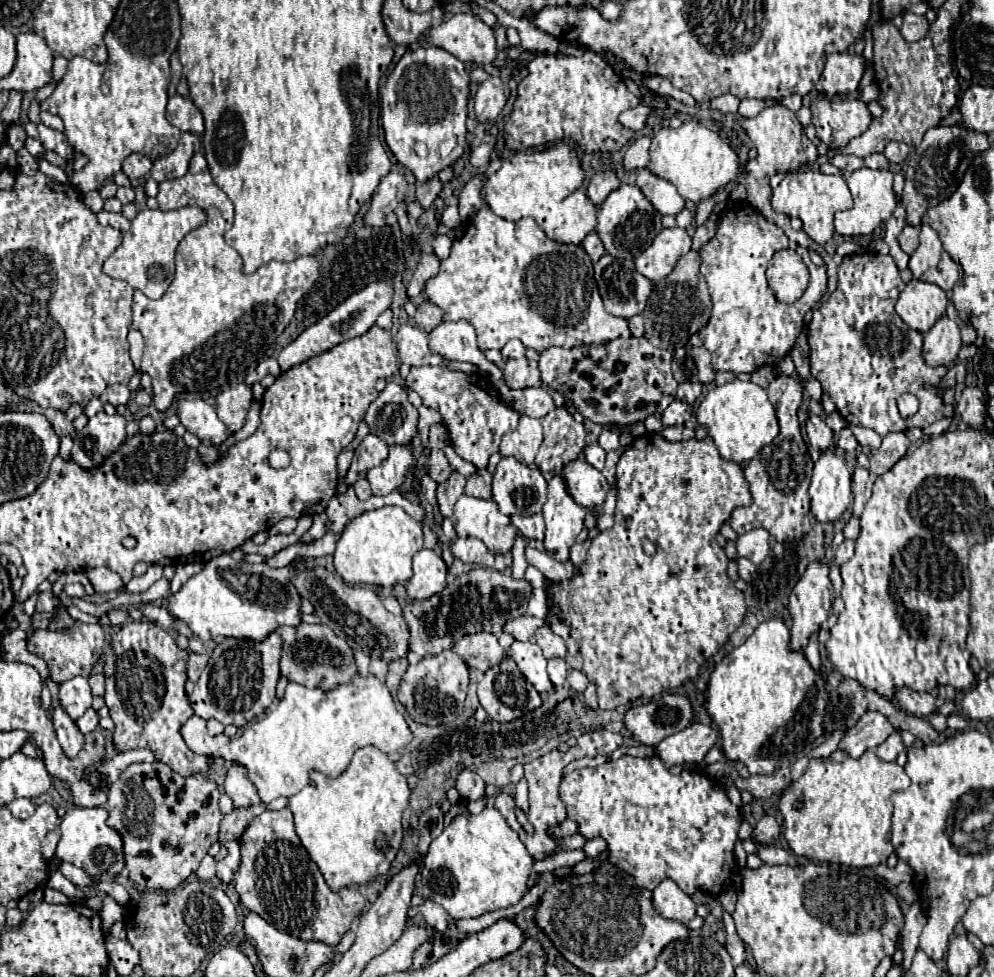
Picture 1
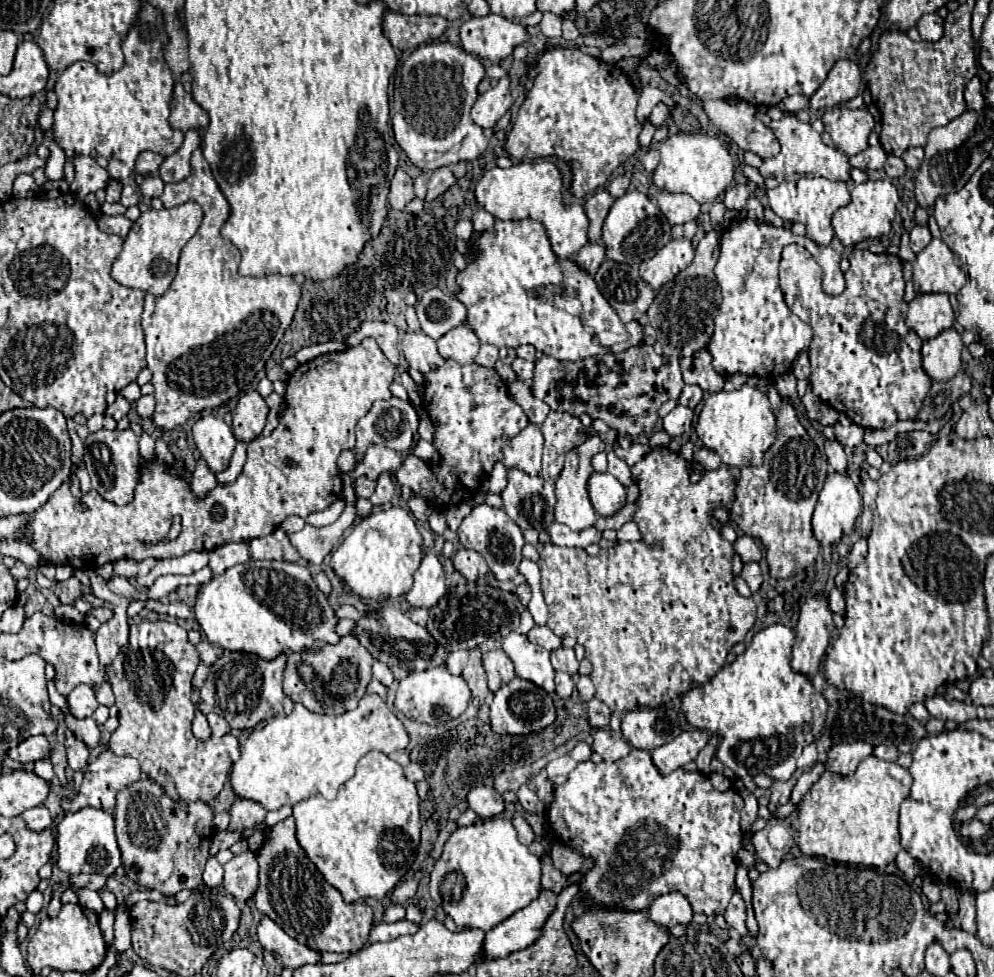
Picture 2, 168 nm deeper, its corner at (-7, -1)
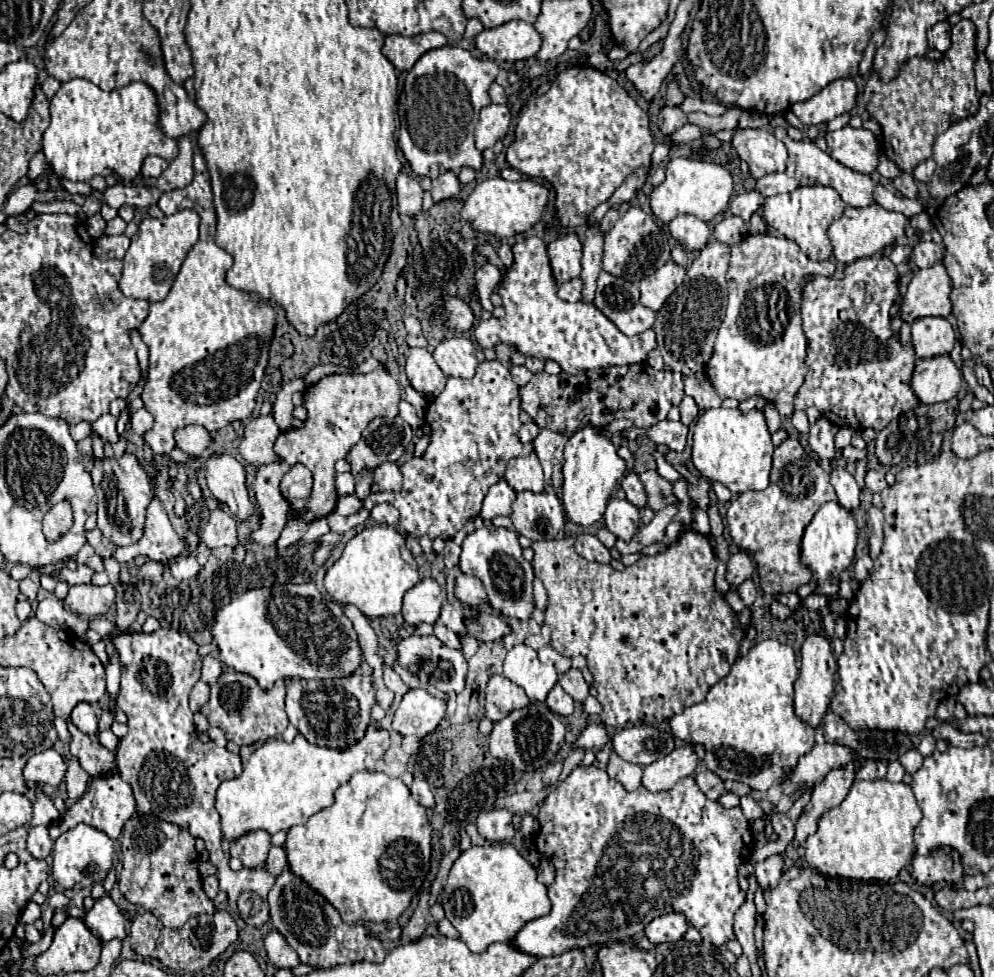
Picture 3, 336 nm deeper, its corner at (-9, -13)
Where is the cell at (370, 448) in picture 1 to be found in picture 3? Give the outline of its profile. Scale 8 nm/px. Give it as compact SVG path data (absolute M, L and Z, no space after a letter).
M385 462L375 468L371 492L383 492L383 490L387 490L387 492L401 490L401 472L399 472L397 464L393 464L393 462Z

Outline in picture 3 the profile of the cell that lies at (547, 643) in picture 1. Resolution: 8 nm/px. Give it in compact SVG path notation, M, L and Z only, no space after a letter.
M571 668L569 672L561 674L561 676L559 676L559 684L561 684L563 690L565 690L567 694L571 694L573 700L577 700L577 702L583 702L583 700L589 696L589 684L585 682L581 670L577 670L577 668Z

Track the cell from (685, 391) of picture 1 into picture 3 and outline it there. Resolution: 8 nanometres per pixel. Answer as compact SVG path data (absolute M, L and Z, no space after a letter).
M691 396L683 398L683 402L679 404L679 410L681 410L681 422L687 424L687 426L693 424L695 418L699 416L699 406L697 406L697 402Z

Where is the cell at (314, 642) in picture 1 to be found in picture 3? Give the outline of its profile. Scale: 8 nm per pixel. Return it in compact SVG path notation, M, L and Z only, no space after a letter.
M363 660L361 666L345 678L333 680L287 680L287 716L289 722L311 742L327 748L345 748L365 734L371 718L371 706L375 704L373 688L373 668Z

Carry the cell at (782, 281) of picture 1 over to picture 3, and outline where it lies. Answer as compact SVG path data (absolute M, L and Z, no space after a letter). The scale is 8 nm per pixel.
M883 254L881 258L863 258L849 264L851 274L843 280L809 276L801 290L801 320L803 332L809 340L807 352L807 376L795 396L795 408L807 410L815 406L829 422L837 426L849 426L855 430L873 428L881 432L893 418L909 408L919 406L919 398L911 388L911 376L915 368L915 350L911 344L901 344L891 328L891 306L899 298L899 274L895 264Z

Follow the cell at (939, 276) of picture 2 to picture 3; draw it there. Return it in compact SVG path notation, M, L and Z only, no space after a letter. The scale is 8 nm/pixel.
M941 260L935 262L931 268L915 272L905 294L901 318L907 322L913 322L921 316L947 318L953 310L951 290L953 282Z

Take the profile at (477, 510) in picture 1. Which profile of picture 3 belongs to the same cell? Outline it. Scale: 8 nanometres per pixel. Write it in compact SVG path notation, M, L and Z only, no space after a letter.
M483 526L467 534L461 548L463 548L461 562L459 562L461 572L469 572L483 582L491 606L505 616L527 620L533 612L533 568L523 558L517 532L509 528Z

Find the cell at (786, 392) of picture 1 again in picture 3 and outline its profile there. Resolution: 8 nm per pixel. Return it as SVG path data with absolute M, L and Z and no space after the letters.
M787 438L781 442L781 446L775 448L769 488L761 492L743 492L729 504L727 522L731 538L757 562L761 588L767 594L795 592L799 586L813 580L811 568L801 562L803 532L819 506L837 498L829 482L817 482L819 474L819 464L803 450L799 440Z

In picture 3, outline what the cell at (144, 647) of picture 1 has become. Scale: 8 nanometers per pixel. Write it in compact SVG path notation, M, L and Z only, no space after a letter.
M159 628L151 634L121 634L115 638L115 646L119 650L121 658L121 690L117 696L117 708L121 708L127 714L127 726L129 732L125 738L119 740L117 750L115 750L115 760L117 760L117 770L125 782L131 784L133 796L137 800L137 810L139 812L149 812L153 816L161 816L161 820L169 820L181 828L187 828L193 832L193 836L199 836L205 840L205 846L211 854L209 862L217 866L217 878L219 878L219 888L229 896L229 907L237 913L237 900L242 892L251 891L261 896L263 906L261 912L245 918L247 924L251 926L263 926L269 920L269 906L267 906L267 892L273 886L275 876L269 874L265 868L242 868L239 872L231 872L227 864L227 856L221 850L221 818L215 808L215 794L221 782L231 780L241 776L241 758L239 754L229 752L227 748L219 748L213 742L199 742L197 730L193 726L193 712L189 710L189 692L193 684L201 678L201 656L197 654L197 644L187 636L179 634L167 628Z

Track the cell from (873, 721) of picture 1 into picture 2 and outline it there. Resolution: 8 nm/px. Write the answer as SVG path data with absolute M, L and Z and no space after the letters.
M861 740L851 742L851 744L837 744L827 754L825 768L839 774L839 776L851 776L851 772L855 772L855 768L859 766L859 762L863 758L871 756L871 752L873 752L873 746L865 744Z

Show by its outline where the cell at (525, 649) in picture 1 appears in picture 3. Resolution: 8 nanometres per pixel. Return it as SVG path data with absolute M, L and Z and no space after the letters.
M519 644L507 652L503 674L511 682L523 686L529 700L537 702L543 702L557 684L557 670L551 664L543 664L537 658L537 652L525 644Z

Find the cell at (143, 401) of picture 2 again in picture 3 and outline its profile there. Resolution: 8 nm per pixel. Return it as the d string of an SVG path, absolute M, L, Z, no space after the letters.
M139 408L139 410L133 412L133 416L131 416L131 428L133 428L139 436L143 436L147 430L151 430L151 428L153 428L153 422L155 422L153 414L151 414L149 410L145 410L145 408Z

